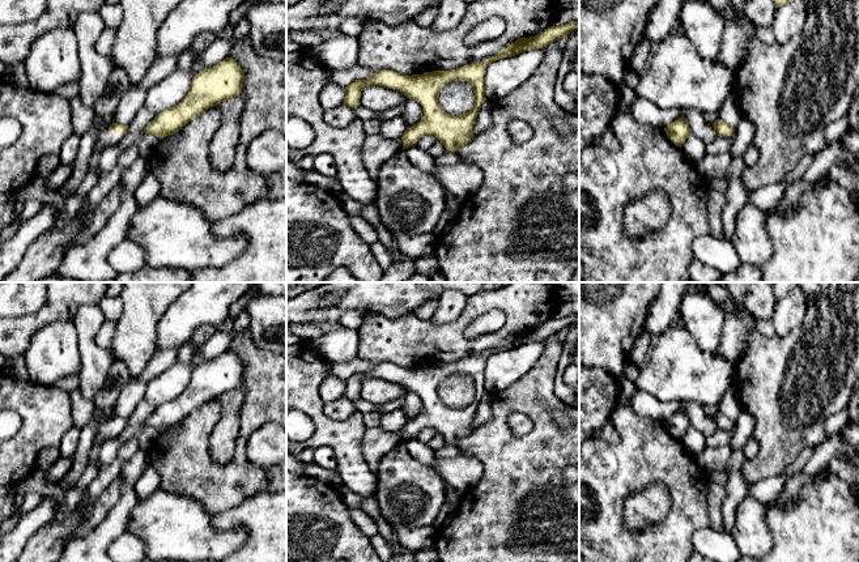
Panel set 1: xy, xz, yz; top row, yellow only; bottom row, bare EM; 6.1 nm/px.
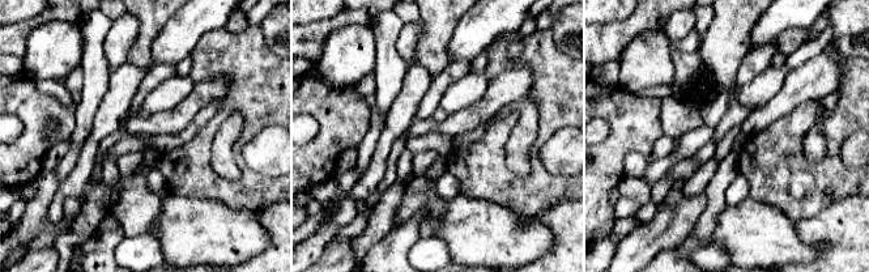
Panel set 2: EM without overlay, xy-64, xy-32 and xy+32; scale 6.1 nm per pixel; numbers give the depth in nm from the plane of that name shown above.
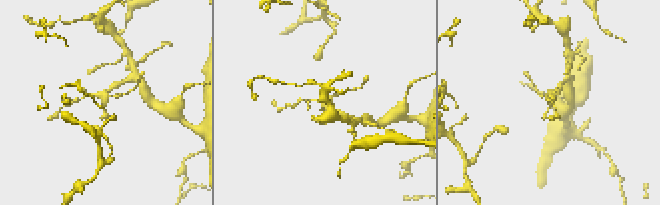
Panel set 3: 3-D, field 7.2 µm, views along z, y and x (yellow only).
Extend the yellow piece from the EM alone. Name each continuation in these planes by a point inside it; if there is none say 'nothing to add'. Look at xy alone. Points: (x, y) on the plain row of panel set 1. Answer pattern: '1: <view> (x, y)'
1: xy (105, 431)

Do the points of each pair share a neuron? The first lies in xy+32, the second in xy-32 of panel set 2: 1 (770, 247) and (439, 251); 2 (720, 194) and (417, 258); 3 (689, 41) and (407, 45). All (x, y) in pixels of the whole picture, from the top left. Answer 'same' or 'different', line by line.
1: different
2: different
3: same

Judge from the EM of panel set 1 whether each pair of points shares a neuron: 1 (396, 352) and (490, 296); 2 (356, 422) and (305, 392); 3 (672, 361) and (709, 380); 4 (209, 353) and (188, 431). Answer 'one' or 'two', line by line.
1: one
2: one
3: one
4: two

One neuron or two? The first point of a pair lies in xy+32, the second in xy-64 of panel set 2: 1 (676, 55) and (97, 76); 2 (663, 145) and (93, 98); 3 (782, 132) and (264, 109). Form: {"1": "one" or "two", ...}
{"1": "one", "2": "one", "3": "one"}

